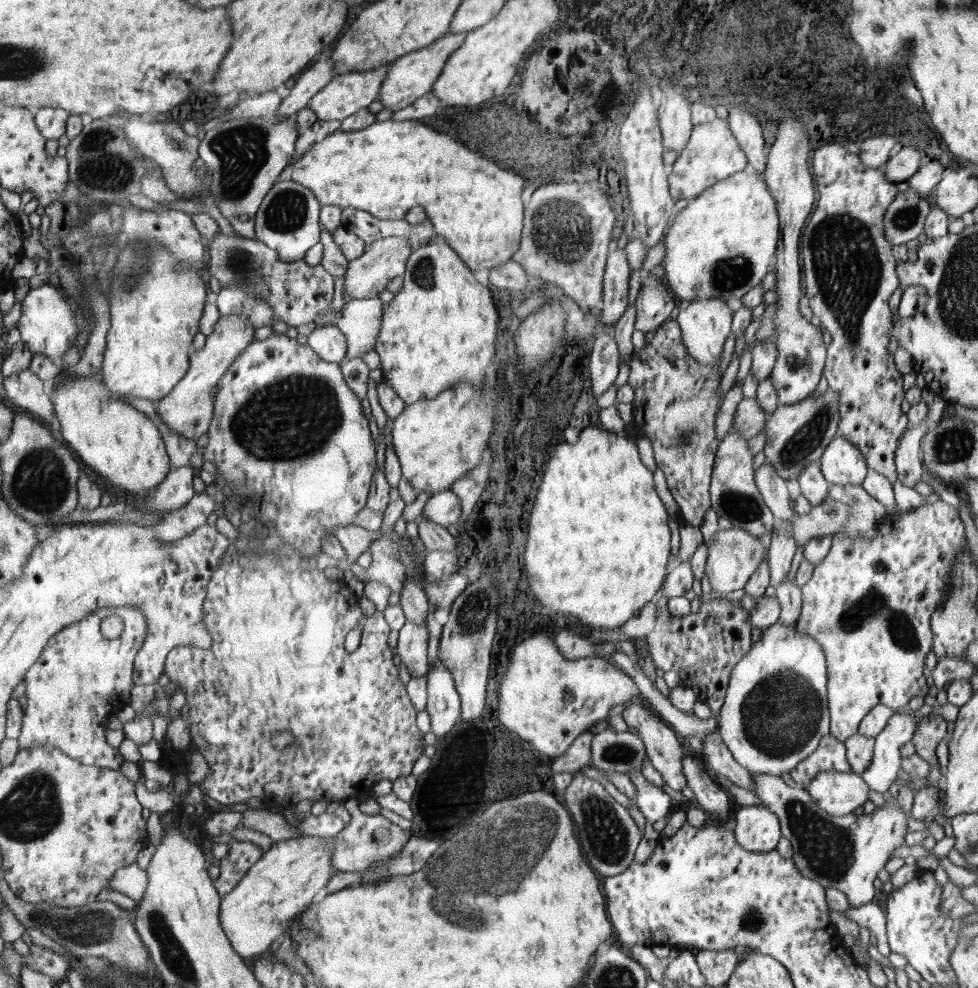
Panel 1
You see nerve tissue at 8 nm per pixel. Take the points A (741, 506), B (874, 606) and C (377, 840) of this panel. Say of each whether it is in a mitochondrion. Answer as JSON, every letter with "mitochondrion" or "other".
{"A":"mitochondrion","B":"mitochondrion","C":"other"}

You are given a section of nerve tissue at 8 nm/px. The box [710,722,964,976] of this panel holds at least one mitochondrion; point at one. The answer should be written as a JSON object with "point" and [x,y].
{"point":[828,849]}

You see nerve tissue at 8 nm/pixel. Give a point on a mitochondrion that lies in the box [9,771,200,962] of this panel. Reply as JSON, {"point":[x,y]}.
{"point":[92,928]}

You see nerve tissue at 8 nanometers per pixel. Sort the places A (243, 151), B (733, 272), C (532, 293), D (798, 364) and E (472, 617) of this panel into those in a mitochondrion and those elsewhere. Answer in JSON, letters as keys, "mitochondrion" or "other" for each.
{"A":"mitochondrion","B":"mitochondrion","C":"other","D":"mitochondrion","E":"mitochondrion"}

